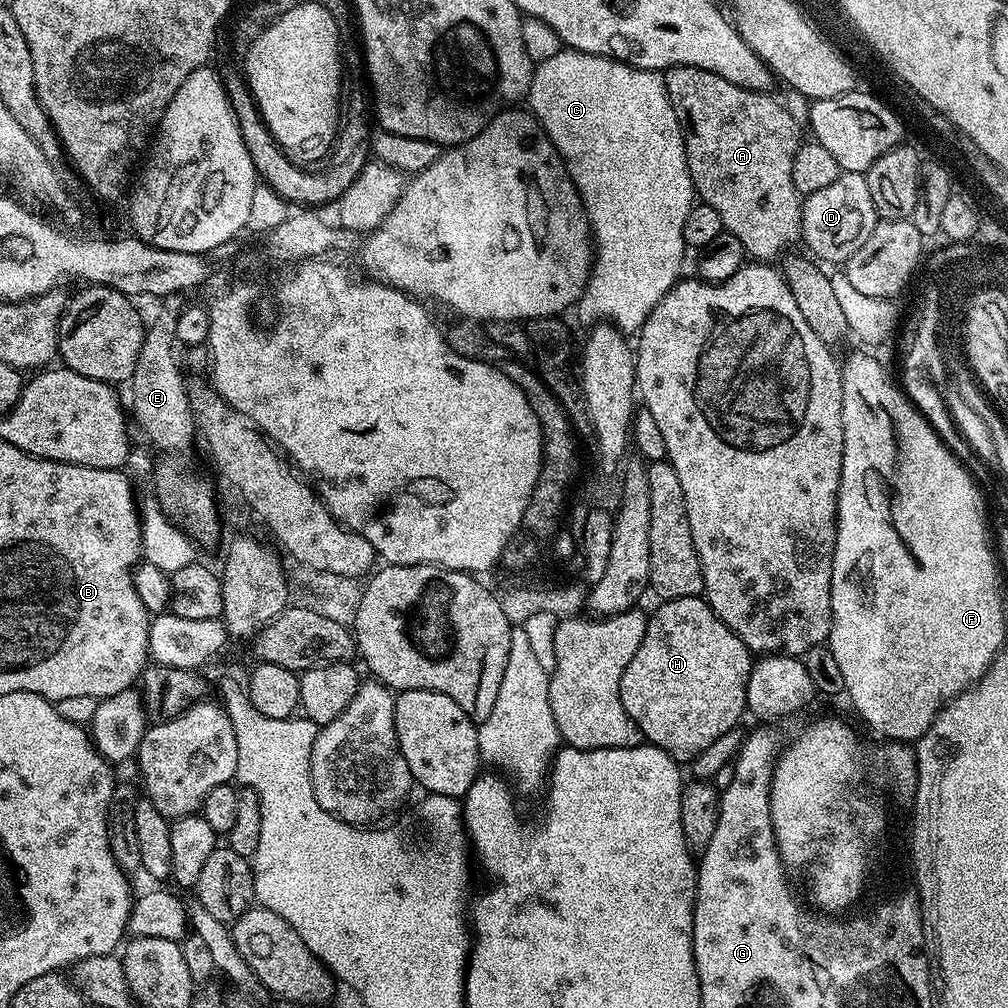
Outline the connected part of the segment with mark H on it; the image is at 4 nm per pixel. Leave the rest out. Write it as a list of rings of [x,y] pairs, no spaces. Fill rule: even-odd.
[[[700,596],[666,600],[657,603],[657,605],[657,608],[648,616],[646,638],[642,638],[642,646],[638,646],[638,654],[634,654],[634,658],[630,658],[630,666],[626,666],[626,670],[622,674],[622,682],[620,683],[622,706],[626,706],[626,714],[630,714],[632,721],[639,726],[641,737],[647,743],[654,748],[661,748],[667,756],[672,757],[677,762],[691,762],[698,754],[702,754],[702,750],[706,750],[706,746],[710,746],[710,742],[714,742],[714,738],[722,738],[722,734],[726,734],[731,728],[735,728],[741,723],[739,721],[740,715],[745,715],[748,707],[746,686],[752,673],[754,656],[742,642],[742,638],[738,638],[738,634],[734,634],[734,630],[727,628],[718,618],[718,614],[714,614],[708,601]]]

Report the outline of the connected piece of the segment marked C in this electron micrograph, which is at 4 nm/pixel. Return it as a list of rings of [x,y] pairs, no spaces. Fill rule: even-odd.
[[[569,47],[560,51],[564,52],[556,52],[535,65],[526,104],[563,158],[588,215],[594,259],[584,295],[574,312],[587,326],[607,322],[625,334],[636,334],[654,306],[682,276],[680,263],[686,253],[684,223],[694,207],[684,130],[678,114],[674,114],[661,73],[633,68],[611,56],[595,56]]]

